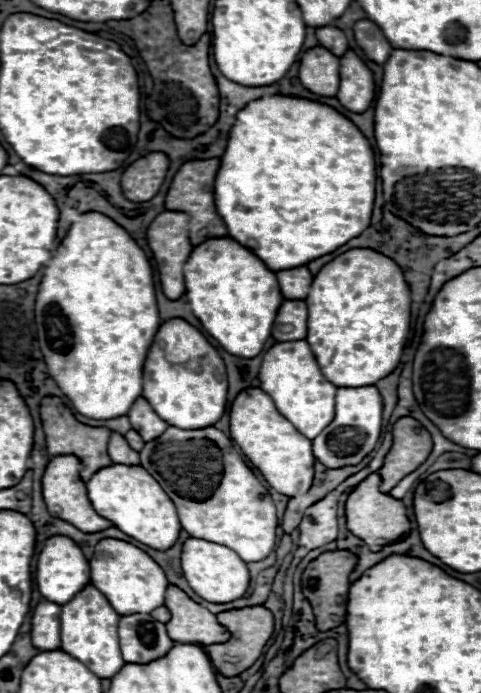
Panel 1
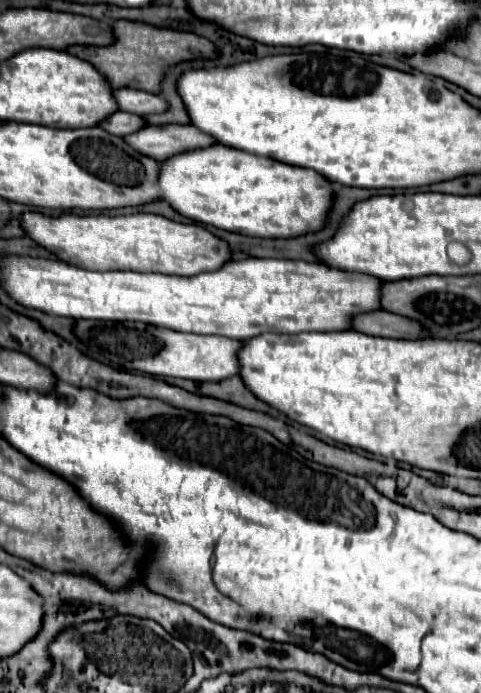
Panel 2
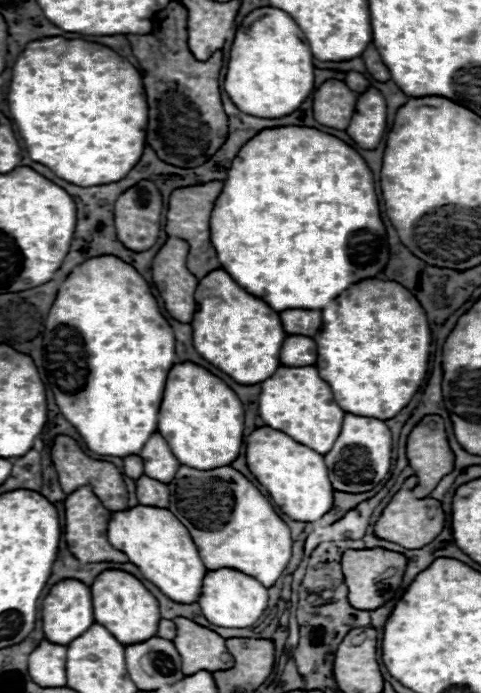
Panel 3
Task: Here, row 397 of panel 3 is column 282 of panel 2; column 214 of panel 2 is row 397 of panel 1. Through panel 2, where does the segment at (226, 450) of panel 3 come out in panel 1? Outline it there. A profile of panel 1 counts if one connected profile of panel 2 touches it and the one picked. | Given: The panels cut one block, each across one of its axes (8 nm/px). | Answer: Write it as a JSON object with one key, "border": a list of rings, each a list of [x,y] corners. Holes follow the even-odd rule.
{"border":[[[174,318],[164,322],[150,346],[144,364],[144,394],[154,412],[168,424],[182,430],[214,426],[226,412],[228,376],[216,348],[188,322]]]}

